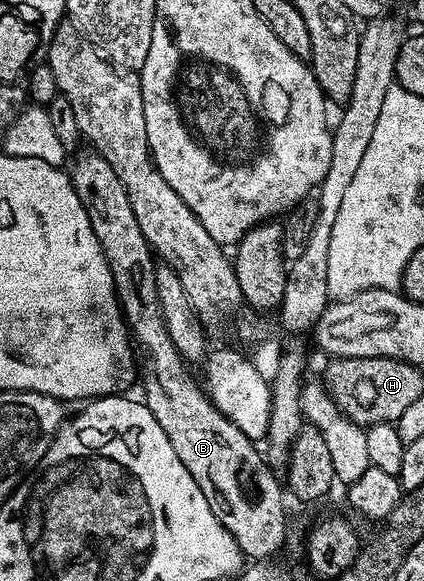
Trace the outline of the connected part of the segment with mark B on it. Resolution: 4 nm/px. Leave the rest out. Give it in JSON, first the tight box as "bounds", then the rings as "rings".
{"bounds":[72,151,287,561],"rings":[[[90,151],[90,154],[88,154],[87,157],[82,157],[79,159],[78,162],[75,163],[74,169],[72,168],[72,180],[74,182],[74,190],[76,191],[76,195],[80,195],[80,203],[82,204],[81,208],[84,211],[88,211],[88,223],[92,223],[92,231],[96,235],[96,239],[100,243],[100,247],[102,248],[102,250],[104,251],[104,255],[106,256],[106,262],[108,263],[108,267],[112,271],[112,279],[114,280],[114,293],[117,294],[118,296],[118,305],[121,306],[122,308],[122,315],[125,320],[127,330],[132,338],[133,344],[136,346],[136,349],[137,349],[137,344],[138,344],[138,349],[140,352],[142,352],[142,361],[140,357],[140,369],[142,365],[142,393],[143,395],[141,394],[141,396],[144,398],[144,404],[146,404],[146,406],[148,407],[148,411],[152,411],[152,415],[156,419],[156,423],[160,423],[160,427],[164,427],[164,435],[168,435],[168,443],[172,443],[172,451],[176,451],[176,455],[180,455],[180,463],[184,463],[184,467],[188,467],[188,475],[192,475],[192,479],[196,479],[196,483],[200,487],[200,491],[204,491],[204,499],[208,499],[208,503],[212,507],[212,511],[218,516],[222,526],[225,527],[226,530],[232,534],[232,536],[234,536],[234,538],[236,539],[236,543],[242,549],[243,554],[245,554],[247,558],[253,559],[254,561],[266,561],[267,559],[277,558],[274,556],[276,556],[277,553],[281,551],[282,544],[284,544],[286,541],[286,497],[287,497],[287,494],[284,492],[283,482],[280,480],[280,477],[277,477],[277,475],[274,474],[273,471],[270,470],[268,466],[266,466],[265,459],[262,458],[260,454],[258,454],[257,447],[254,446],[252,442],[250,442],[251,434],[247,432],[247,430],[245,429],[236,427],[236,423],[232,423],[231,421],[229,421],[228,418],[226,418],[224,414],[221,413],[221,411],[219,411],[219,409],[216,406],[214,406],[213,403],[211,403],[210,398],[205,388],[203,388],[203,386],[200,384],[199,378],[197,381],[197,379],[194,378],[192,374],[190,374],[190,372],[192,372],[191,366],[185,361],[184,358],[182,358],[182,356],[180,355],[180,351],[176,351],[176,343],[172,343],[172,335],[168,335],[168,327],[164,323],[164,315],[160,311],[160,295],[156,295],[156,257],[150,248],[148,239],[144,239],[144,231],[140,231],[140,223],[136,223],[136,214],[132,212],[132,203],[128,203],[128,191],[124,187],[124,183],[120,183],[120,175],[116,175],[116,171],[112,171],[112,167],[106,162],[105,159],[103,159],[103,157],[100,154],[98,154],[98,152]]]}

